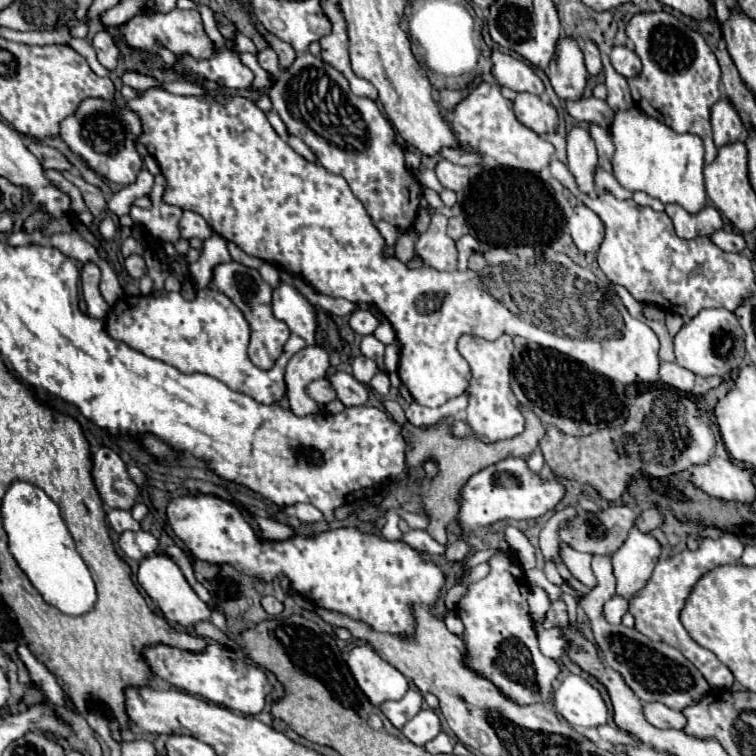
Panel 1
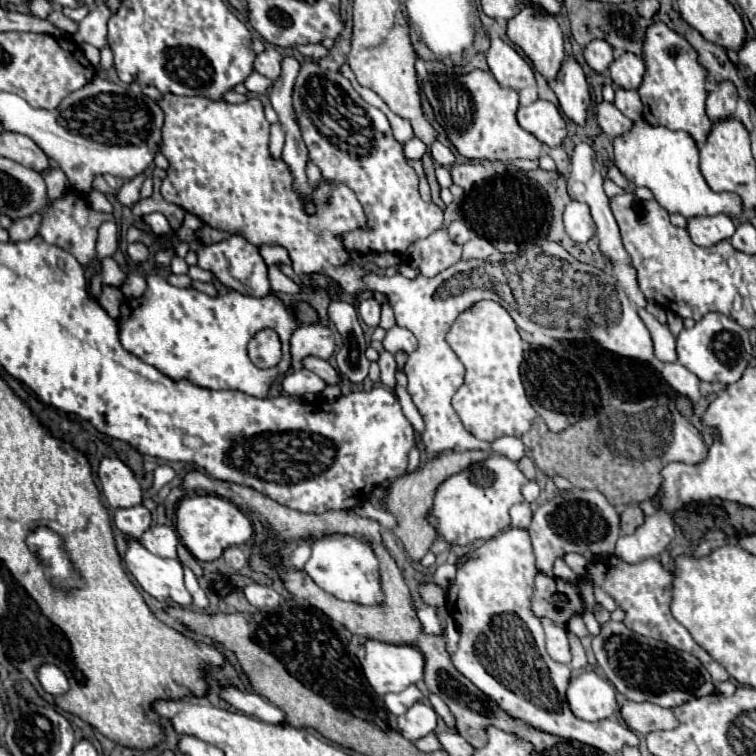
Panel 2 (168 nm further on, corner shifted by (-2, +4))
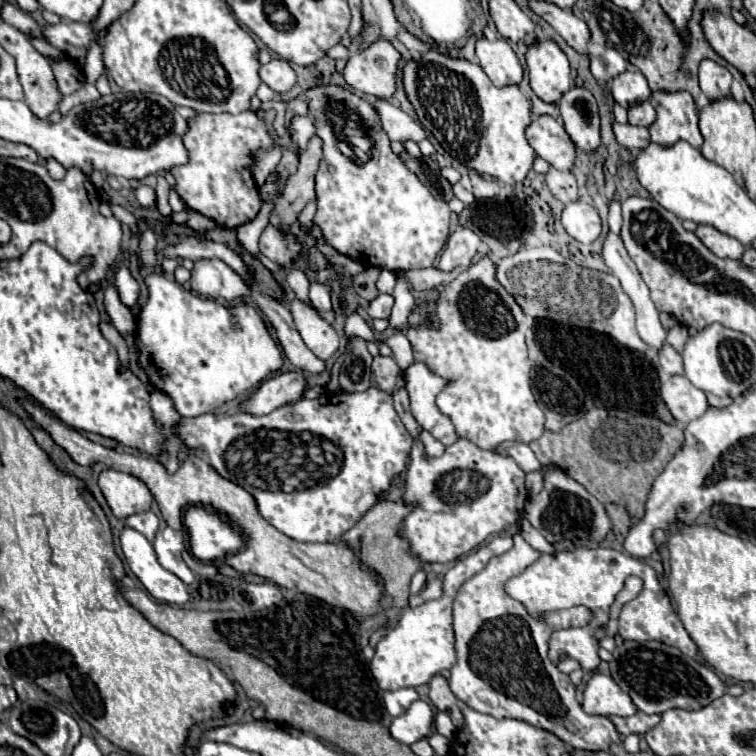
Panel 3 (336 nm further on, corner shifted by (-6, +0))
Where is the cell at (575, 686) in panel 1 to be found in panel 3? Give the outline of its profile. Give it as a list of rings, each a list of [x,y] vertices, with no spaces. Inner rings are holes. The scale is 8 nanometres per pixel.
[[[595,672],[583,692],[583,710],[597,716],[633,716],[637,706],[611,676]]]

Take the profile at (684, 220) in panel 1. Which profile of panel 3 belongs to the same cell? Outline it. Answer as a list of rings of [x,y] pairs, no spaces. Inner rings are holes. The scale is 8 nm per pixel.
[[[697,226],[695,234],[719,258],[741,260],[743,252],[745,252],[745,248],[743,248],[743,244],[739,240],[735,240],[735,238],[731,238],[727,234],[721,234],[711,226]]]

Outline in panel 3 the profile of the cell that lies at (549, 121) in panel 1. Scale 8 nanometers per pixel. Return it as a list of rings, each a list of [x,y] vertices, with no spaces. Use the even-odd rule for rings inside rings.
[[[535,116],[527,128],[527,140],[537,156],[557,170],[571,170],[575,162],[575,144],[565,128],[551,116]]]

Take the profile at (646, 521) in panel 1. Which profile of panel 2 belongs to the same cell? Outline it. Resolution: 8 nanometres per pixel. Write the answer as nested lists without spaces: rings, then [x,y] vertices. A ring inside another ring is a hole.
[[[637,504],[627,506],[621,512],[621,532],[623,534],[633,534],[643,522],[645,522],[645,514],[643,514],[643,510]]]

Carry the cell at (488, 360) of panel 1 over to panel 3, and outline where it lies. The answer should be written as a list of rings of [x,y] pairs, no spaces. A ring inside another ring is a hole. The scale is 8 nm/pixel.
[[[485,254],[479,262],[471,264],[461,272],[453,282],[443,286],[439,298],[435,300],[435,318],[437,326],[427,326],[427,320],[421,326],[409,326],[405,330],[407,340],[411,342],[413,356],[417,362],[427,364],[427,368],[447,380],[447,386],[437,396],[437,408],[451,418],[459,438],[471,440],[483,450],[495,450],[503,442],[521,442],[529,444],[543,434],[545,416],[539,404],[533,398],[529,372],[531,360],[527,358],[525,346],[525,314],[515,298],[499,284],[497,264]]]

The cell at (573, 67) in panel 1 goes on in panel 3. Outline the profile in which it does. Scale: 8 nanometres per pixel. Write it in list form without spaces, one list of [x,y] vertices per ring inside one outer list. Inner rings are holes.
[[[571,88],[559,100],[559,110],[565,122],[565,132],[583,152],[595,152],[601,144],[599,112],[593,94],[587,88]]]

